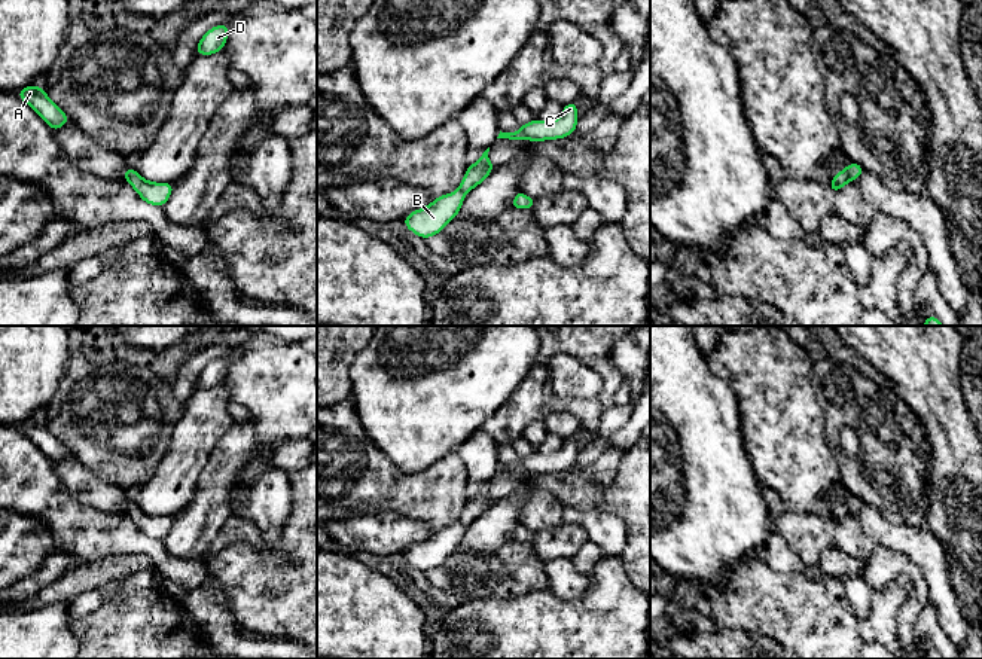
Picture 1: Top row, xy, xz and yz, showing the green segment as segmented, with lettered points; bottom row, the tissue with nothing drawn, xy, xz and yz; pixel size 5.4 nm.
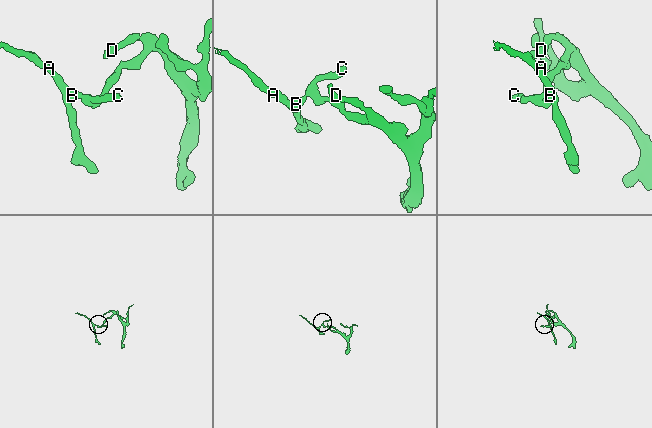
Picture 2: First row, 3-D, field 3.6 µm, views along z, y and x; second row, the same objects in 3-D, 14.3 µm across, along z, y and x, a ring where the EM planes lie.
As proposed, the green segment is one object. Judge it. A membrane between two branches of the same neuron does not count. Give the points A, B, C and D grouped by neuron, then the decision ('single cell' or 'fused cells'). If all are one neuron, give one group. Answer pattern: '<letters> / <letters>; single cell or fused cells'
A B / C D; fused cells

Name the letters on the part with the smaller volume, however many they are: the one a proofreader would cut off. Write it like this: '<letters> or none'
A, B

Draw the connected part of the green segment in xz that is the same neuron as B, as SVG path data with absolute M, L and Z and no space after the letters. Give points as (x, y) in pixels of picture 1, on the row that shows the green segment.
M460 187L452 193L442 195L427 207L412 211L403 219L406 228L427 240L439 232L458 216L466 192Z

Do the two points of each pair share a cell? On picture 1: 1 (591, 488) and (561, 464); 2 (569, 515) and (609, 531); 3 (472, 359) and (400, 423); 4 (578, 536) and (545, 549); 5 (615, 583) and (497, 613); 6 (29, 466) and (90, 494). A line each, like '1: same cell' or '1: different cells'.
1: same cell
2: same cell
3: same cell
4: same cell
5: same cell
6: different cells

